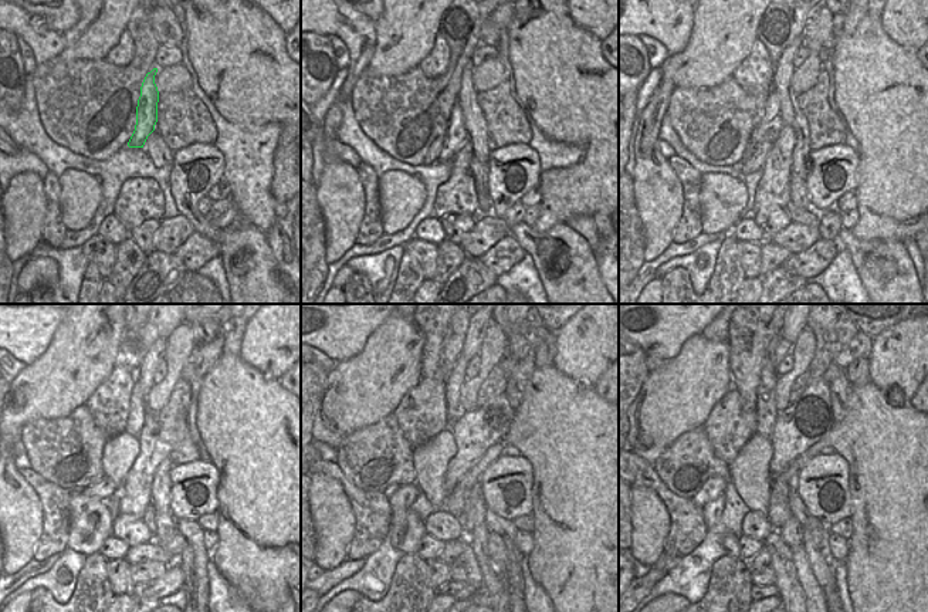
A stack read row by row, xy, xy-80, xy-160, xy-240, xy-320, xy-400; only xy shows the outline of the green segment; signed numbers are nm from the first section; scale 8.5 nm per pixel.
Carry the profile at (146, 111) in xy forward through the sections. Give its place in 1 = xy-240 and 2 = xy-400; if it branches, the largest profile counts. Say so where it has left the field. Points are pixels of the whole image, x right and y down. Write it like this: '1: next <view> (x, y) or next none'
1: next xy-240 (105, 489)
2: next xy-400 (711, 511)

